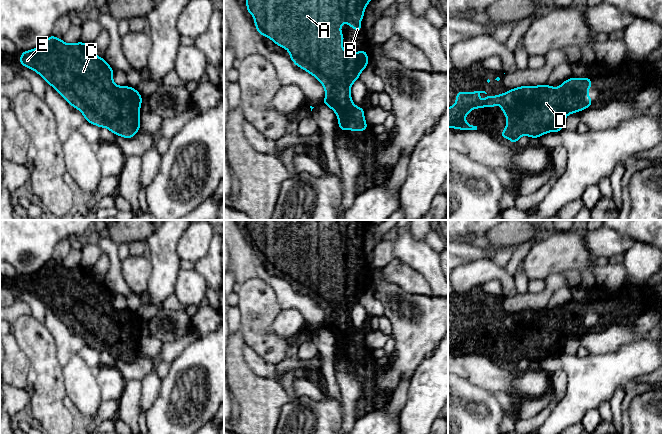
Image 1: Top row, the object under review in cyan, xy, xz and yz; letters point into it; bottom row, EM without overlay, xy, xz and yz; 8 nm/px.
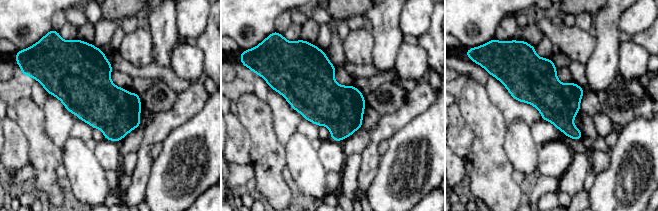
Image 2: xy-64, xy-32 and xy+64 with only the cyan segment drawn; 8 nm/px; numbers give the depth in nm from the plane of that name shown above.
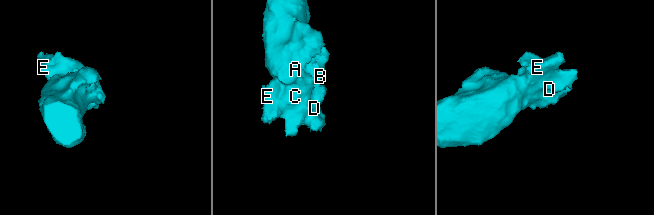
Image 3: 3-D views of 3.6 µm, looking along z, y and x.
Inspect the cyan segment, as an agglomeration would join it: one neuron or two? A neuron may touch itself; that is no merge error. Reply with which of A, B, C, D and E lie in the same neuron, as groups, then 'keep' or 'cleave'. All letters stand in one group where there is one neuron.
groups A B C D E; keep

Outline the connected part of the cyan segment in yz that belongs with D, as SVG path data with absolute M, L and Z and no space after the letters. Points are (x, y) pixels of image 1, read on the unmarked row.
M569 302L557 311L551 311L547 307L539 310L521 310L509 313L506 318L489 320L485 315L463 317L456 315L456 328L448 332L448 352L460 354L477 354L477 350L468 348L464 341L472 336L475 330L477 334L482 331L495 331L499 326L500 332L506 339L507 350L499 361L509 363L514 369L522 359L530 362L539 362L548 356L560 356L565 348L565 341L574 336L581 336L590 331L593 326L587 318L592 311L592 304L585 302Z

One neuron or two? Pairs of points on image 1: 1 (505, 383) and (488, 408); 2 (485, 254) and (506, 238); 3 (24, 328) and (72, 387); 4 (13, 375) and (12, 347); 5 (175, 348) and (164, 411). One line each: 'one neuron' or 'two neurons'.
1: two neurons
2: two neurons
3: two neurons
4: one neuron
5: two neurons

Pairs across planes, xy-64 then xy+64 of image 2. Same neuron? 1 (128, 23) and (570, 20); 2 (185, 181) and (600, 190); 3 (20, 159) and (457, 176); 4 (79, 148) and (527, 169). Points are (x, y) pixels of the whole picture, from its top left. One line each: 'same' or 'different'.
1: different
2: same
3: different
4: same

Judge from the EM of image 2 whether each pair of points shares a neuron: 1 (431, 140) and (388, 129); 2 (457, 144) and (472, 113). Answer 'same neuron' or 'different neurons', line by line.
1: different neurons
2: different neurons

